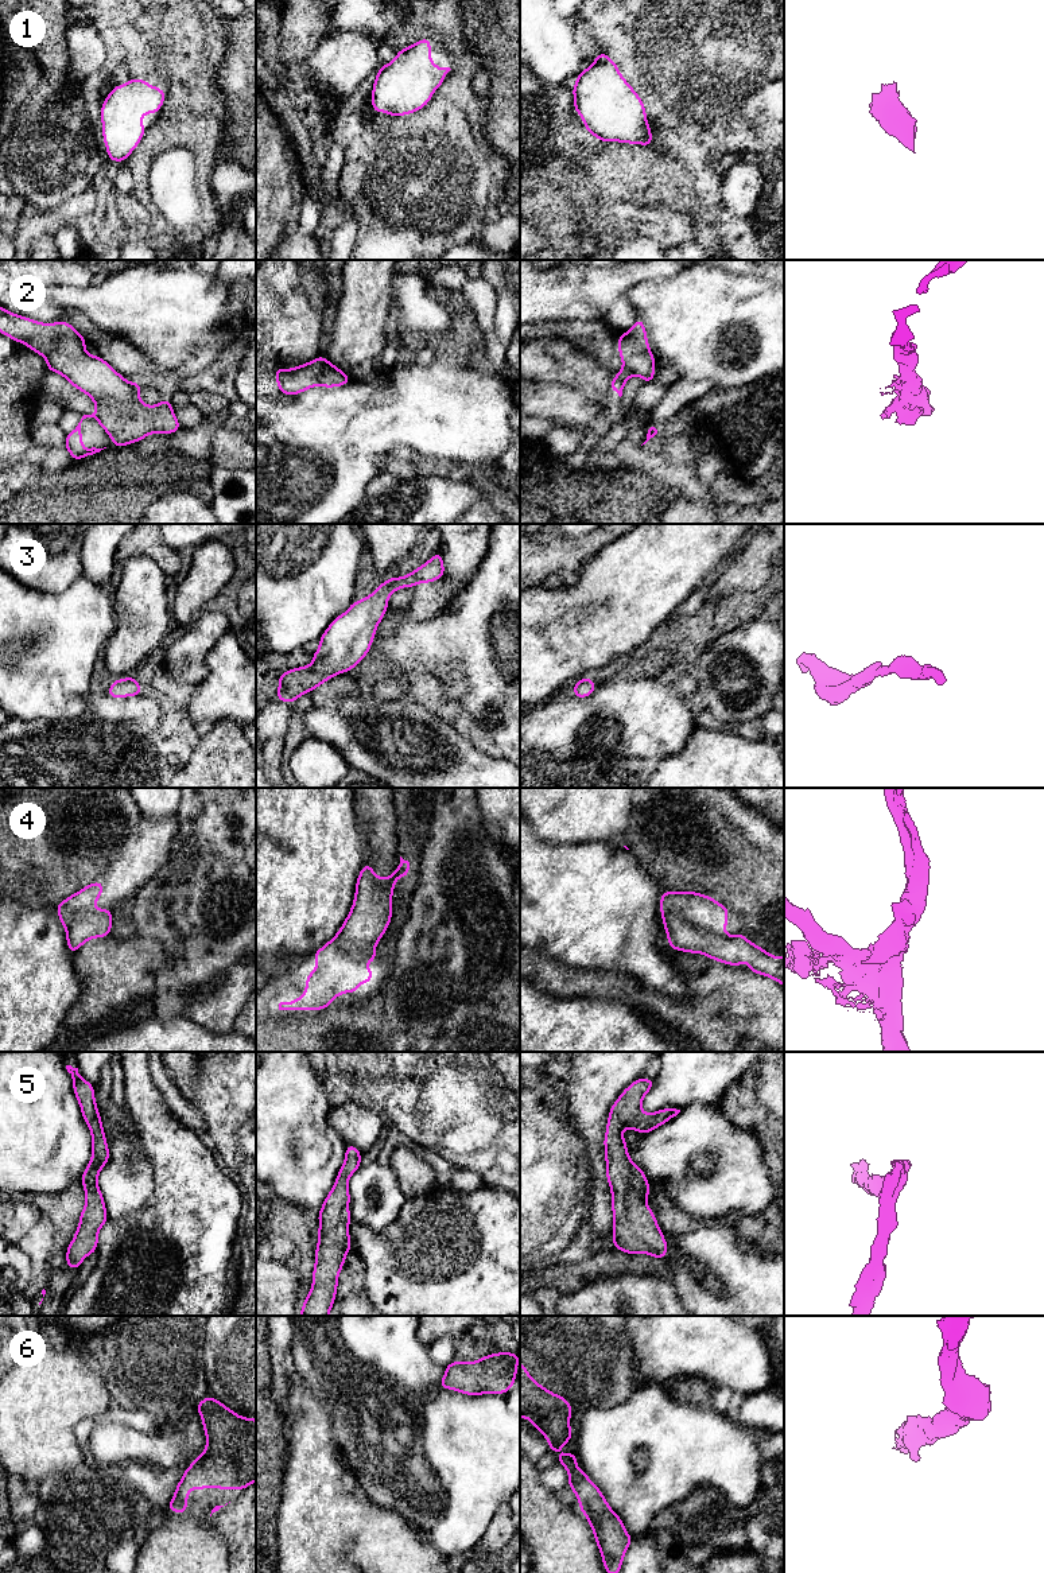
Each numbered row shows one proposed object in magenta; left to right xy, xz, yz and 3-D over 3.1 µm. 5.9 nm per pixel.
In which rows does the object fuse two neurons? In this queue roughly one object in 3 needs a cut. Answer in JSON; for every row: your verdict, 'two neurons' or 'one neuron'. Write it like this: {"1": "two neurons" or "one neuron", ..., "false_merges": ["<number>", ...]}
{"1": "one neuron", "2": "one neuron", "3": "one neuron", "4": "two neurons", "5": "one neuron", "6": "one neuron", "false_merges": ["4"]}

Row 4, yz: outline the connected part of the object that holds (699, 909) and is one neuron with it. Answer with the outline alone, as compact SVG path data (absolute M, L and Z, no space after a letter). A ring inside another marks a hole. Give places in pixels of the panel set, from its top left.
M663 892L660 898L660 913L679 913L690 924L721 937L731 937L723 932L727 927L729 909L714 898L696 892Z

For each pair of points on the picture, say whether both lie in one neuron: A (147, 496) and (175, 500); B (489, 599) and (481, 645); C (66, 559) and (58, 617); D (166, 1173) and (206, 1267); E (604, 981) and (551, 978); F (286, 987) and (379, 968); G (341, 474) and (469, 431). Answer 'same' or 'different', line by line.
A: different
B: same
C: different
D: same
E: same
F: same
G: same

